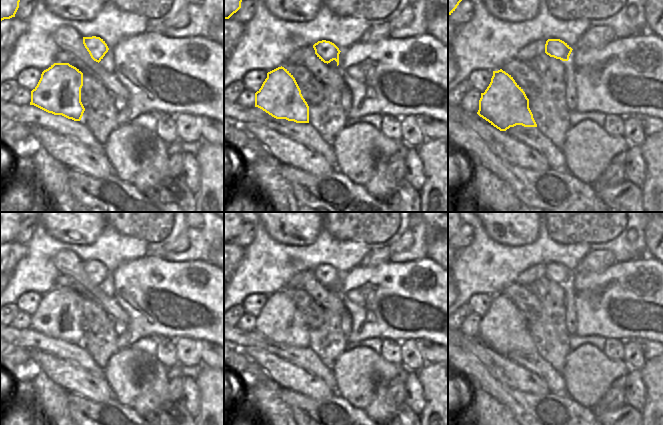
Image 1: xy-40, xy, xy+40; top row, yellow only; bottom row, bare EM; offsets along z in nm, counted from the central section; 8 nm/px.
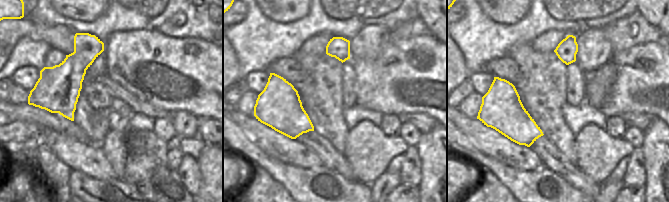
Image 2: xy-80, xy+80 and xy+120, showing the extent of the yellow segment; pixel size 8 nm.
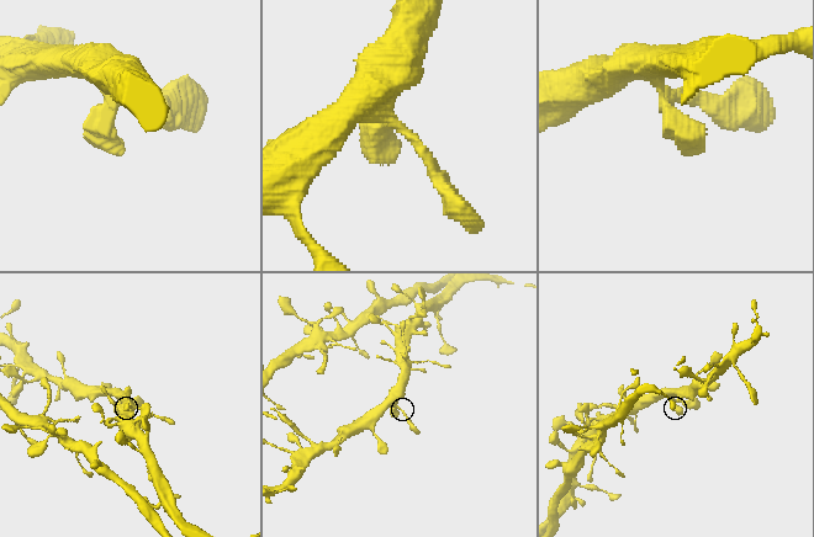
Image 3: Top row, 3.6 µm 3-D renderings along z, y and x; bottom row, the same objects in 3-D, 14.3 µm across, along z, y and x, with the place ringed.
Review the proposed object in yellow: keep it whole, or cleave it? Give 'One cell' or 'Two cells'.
One cell.

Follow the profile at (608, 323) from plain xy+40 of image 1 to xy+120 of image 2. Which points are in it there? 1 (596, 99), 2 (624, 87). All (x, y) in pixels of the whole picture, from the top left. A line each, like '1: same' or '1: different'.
1: different
2: same

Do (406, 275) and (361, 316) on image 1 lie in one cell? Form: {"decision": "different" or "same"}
{"decision": "same"}

